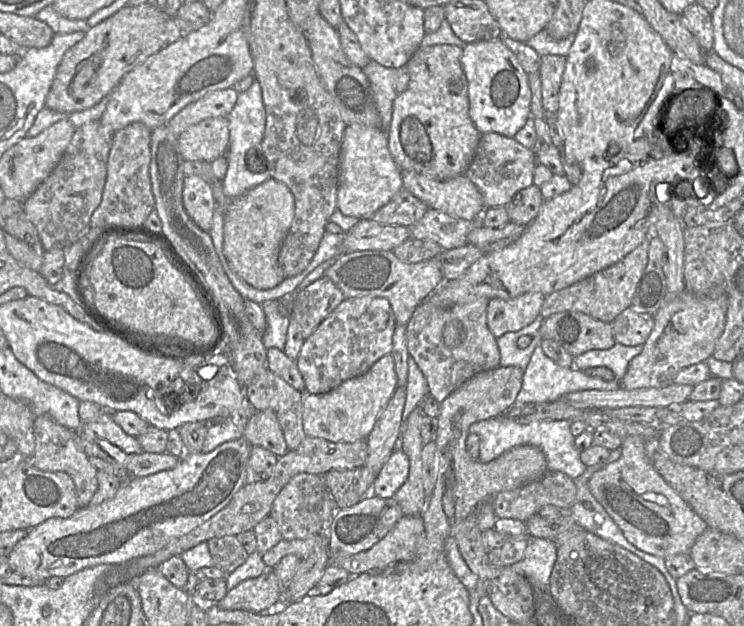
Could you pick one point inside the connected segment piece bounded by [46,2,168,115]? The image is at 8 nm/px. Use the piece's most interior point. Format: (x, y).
(90, 70)

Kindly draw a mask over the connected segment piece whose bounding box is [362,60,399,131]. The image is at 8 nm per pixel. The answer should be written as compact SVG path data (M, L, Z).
M371 60L362 70L370 83L381 119L381 128L386 131L392 118L393 103L398 95L395 90L395 81L399 69L384 67Z

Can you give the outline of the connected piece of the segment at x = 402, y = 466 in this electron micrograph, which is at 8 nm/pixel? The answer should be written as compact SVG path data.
M397 448L383 464L370 493L381 498L391 498L406 482L408 474L409 458L401 448Z

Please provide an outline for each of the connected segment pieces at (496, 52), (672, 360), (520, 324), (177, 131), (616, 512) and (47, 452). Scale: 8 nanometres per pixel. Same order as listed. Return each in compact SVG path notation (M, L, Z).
M500 40L467 43L461 65L468 81L469 116L481 133L495 132L514 137L531 116L531 90L527 73L516 55Z
M683 291L670 298L654 315L654 327L643 344L643 350L629 363L620 380L621 389L663 388L683 368L712 356L717 340L725 329L726 295L700 296Z
M529 292L509 300L490 299L487 306L489 330L496 338L521 330L540 314L545 297L540 292Z
M232 87L209 92L188 104L166 124L178 138L189 126L208 118L227 118L233 110L239 93Z
M638 435L623 439L621 457L596 471L589 480L589 489L625 538L639 550L664 559L676 554L688 554L696 539L709 527L655 469L646 455L645 442Z
M38 415L34 419L35 450L32 464L44 471L62 471L74 482L77 504L86 507L98 488L98 469L92 465L87 454L78 444L77 430L71 430L54 420L49 415Z

